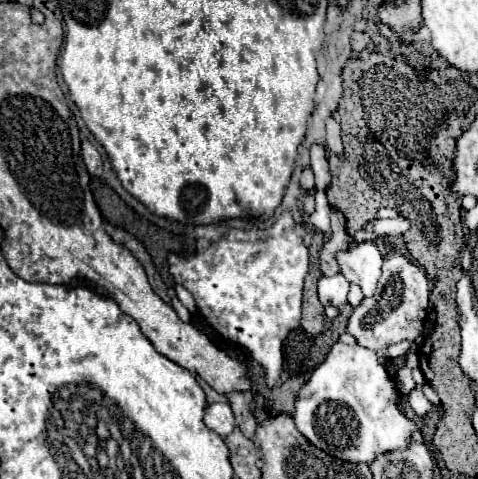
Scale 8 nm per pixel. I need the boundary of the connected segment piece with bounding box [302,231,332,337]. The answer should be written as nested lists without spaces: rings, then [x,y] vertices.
[[[316,231],[310,239],[310,271],[308,277],[304,281],[304,303],[302,303],[302,327],[306,329],[306,333],[310,335],[320,335],[324,333],[332,321],[326,317],[324,307],[318,301],[318,293],[316,293],[316,283],[322,277],[320,273],[320,265],[318,265],[318,253],[324,245],[324,235],[320,231]]]

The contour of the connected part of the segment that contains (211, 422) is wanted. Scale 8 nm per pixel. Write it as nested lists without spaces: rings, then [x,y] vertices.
[[[212,403],[206,407],[206,415],[204,415],[204,423],[208,429],[216,431],[218,435],[226,437],[234,431],[236,421],[232,415],[232,409],[228,403]]]

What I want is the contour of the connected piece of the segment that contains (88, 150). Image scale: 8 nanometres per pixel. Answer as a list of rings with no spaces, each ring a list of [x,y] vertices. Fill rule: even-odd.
[[[84,141],[82,143],[82,159],[84,159],[84,165],[86,165],[86,169],[88,169],[88,173],[92,177],[100,177],[102,175],[100,153],[96,151],[96,147],[90,141]]]

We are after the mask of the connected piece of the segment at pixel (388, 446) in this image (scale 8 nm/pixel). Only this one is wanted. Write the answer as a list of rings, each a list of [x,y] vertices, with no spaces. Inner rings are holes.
[[[338,341],[324,363],[314,369],[308,383],[300,389],[296,399],[294,423],[298,431],[318,449],[324,453],[350,463],[372,463],[378,455],[386,451],[402,451],[410,447],[410,441],[418,437],[418,425],[408,419],[398,407],[398,389],[394,379],[388,375],[384,365],[378,361],[378,355],[372,349],[360,345],[346,345]]]

